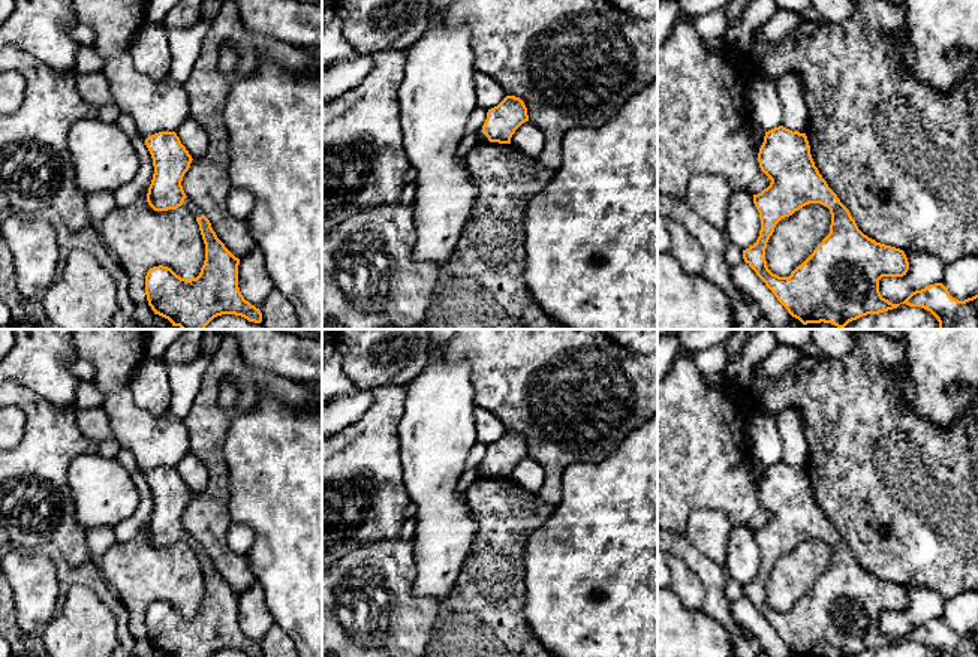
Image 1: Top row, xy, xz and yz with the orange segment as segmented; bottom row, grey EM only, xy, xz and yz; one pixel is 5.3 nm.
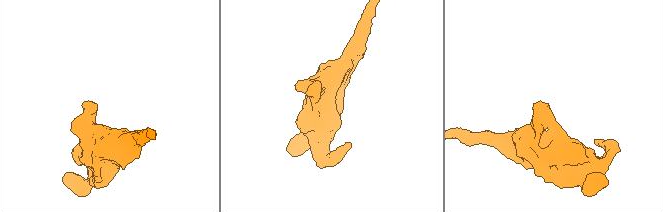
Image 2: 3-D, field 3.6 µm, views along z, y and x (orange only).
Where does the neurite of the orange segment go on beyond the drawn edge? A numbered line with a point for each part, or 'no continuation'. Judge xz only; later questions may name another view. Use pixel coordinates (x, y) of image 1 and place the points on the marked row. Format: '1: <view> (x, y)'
no continuation

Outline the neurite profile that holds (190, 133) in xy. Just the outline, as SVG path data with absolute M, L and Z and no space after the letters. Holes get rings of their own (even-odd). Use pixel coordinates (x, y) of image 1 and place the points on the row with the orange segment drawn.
M187 118L175 132L192 159L202 157L208 148L208 136L198 121Z

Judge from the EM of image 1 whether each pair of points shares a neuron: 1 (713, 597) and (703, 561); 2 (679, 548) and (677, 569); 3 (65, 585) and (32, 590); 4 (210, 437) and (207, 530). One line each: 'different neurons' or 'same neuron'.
1: same neuron
2: different neurons
3: different neurons
4: same neuron

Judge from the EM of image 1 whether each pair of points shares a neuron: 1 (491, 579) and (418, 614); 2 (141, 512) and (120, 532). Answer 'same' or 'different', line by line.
1: different
2: same

